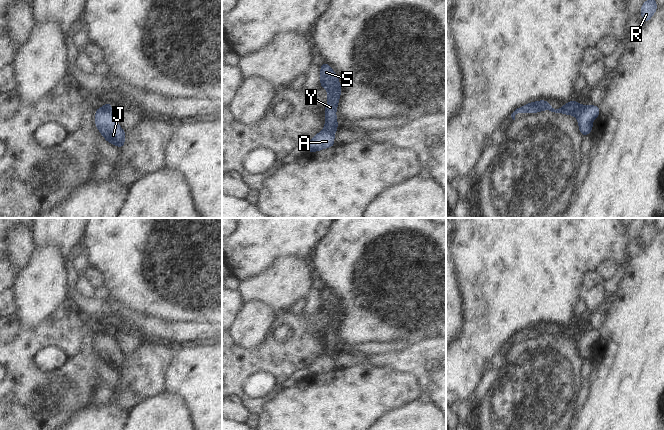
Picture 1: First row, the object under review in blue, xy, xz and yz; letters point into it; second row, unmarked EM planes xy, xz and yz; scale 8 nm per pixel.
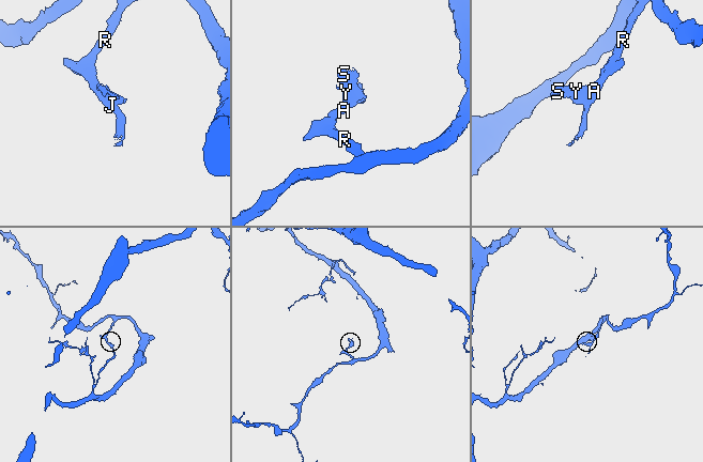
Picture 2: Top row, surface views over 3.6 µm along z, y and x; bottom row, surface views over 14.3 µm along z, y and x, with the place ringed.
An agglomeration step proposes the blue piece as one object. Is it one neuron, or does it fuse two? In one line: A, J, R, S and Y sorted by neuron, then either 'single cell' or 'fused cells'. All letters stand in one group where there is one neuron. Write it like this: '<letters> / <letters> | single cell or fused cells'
A J R / S Y | fused cells

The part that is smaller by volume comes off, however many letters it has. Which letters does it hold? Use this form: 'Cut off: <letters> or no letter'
Cut off: S, Y

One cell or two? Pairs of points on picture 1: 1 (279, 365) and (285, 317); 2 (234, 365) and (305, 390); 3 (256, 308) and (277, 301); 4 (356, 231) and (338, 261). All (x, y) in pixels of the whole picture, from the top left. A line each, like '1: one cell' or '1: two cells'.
1: one cell
2: two cells
3: two cells
4: one cell

